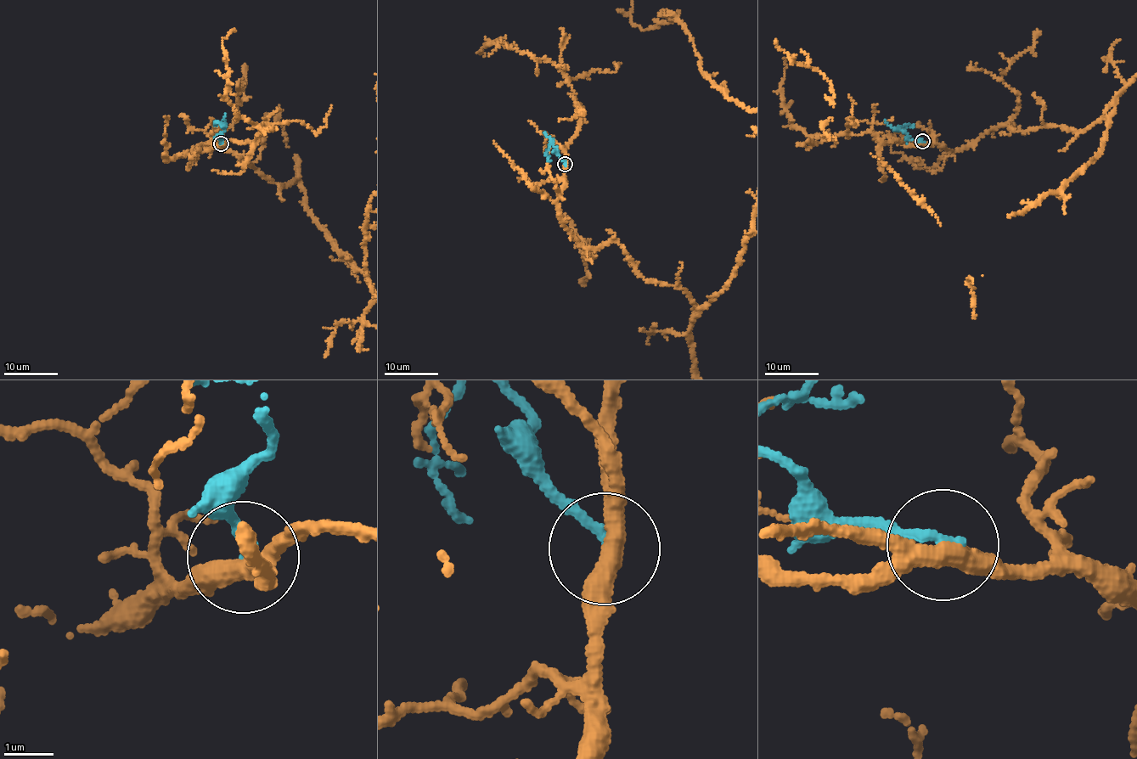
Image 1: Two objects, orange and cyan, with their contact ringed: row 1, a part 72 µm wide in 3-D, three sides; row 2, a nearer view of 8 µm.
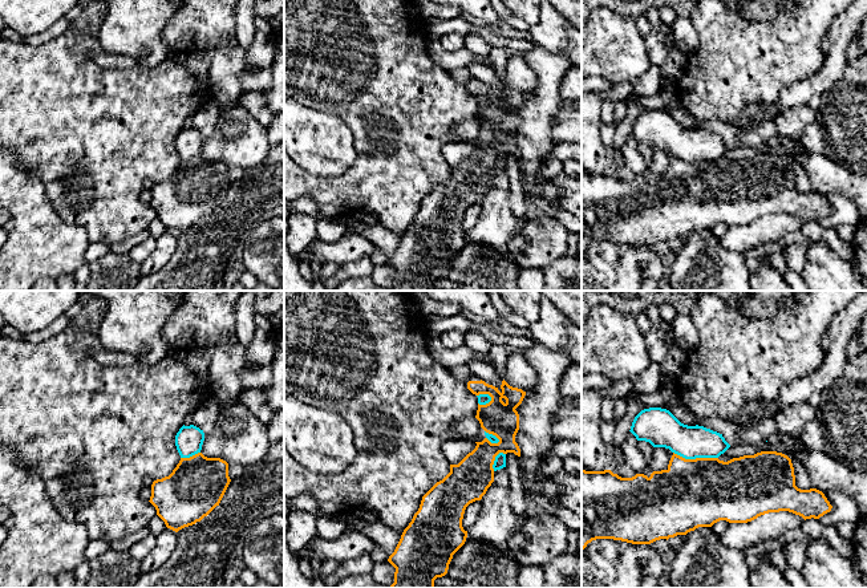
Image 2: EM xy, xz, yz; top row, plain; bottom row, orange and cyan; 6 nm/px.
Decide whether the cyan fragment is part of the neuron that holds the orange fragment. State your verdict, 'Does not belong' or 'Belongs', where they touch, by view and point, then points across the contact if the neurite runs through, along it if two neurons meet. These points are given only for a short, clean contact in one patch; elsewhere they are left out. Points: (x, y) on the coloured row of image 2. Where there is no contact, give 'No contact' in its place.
Does not belong. Touches orange at yz (696, 458)

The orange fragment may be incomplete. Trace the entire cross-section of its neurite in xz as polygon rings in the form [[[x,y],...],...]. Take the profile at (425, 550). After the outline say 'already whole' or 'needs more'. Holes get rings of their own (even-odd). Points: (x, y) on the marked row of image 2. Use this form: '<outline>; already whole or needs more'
[[[482,380],[469,381],[467,389],[475,396],[489,394],[491,397],[489,404],[478,404],[475,418],[481,427],[495,435],[499,442],[491,443],[487,438],[475,442],[475,449],[458,465],[450,465],[450,473],[422,496],[418,511],[404,530],[394,552],[388,559],[396,568],[394,583],[389,588],[434,588],[434,580],[447,573],[453,555],[466,542],[467,531],[462,527],[466,507],[475,500],[481,500],[494,482],[493,465],[495,457],[499,453],[514,453],[520,457],[520,449],[515,442],[519,430],[519,414],[515,409],[522,404],[526,392],[510,386],[505,380],[501,392]]]; already whole

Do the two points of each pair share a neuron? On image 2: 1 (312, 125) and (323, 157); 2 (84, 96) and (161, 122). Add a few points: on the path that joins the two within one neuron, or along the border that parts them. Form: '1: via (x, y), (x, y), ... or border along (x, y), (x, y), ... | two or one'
1: via (312, 133), (323, 149) | one
2: via (102, 109), (109, 116), (142, 116) | one

